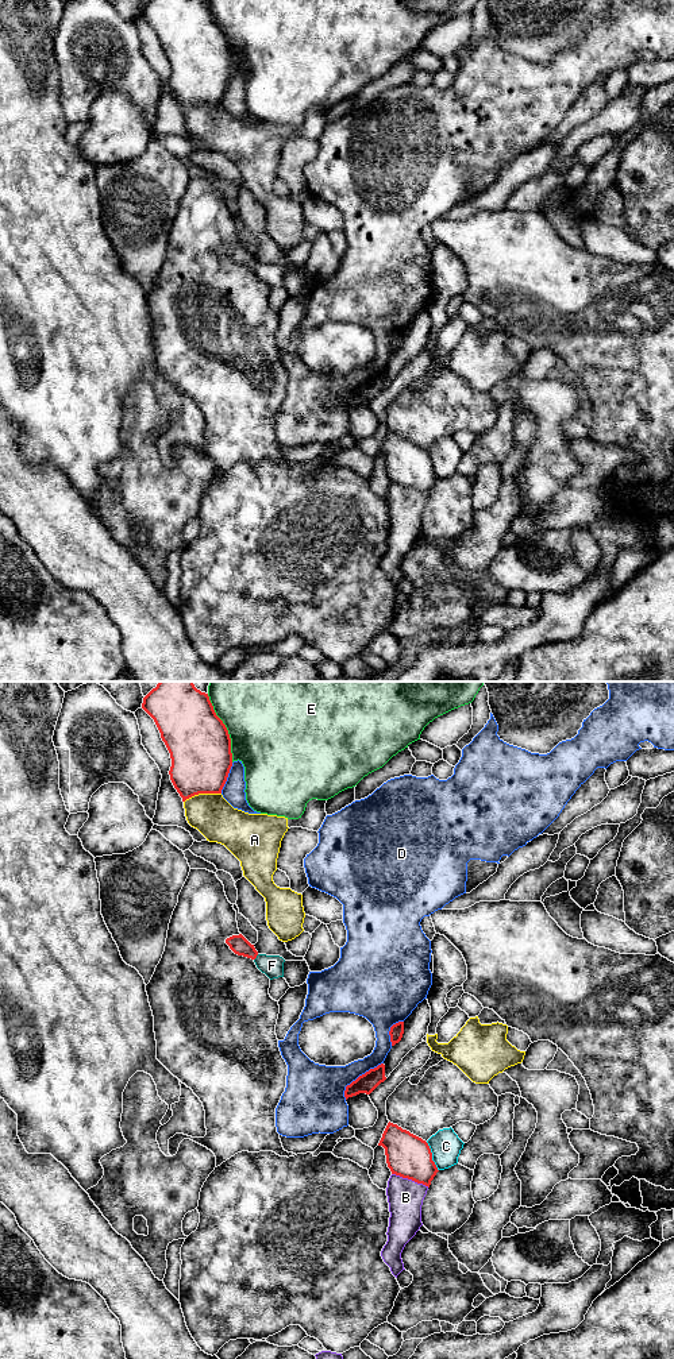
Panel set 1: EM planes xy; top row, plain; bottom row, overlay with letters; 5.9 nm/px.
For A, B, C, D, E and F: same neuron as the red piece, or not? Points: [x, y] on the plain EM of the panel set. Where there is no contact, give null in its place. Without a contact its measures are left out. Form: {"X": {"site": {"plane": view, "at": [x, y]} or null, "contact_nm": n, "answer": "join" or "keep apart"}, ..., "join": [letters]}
{"A": {"site": {"plane": "xy", "at": [201, 101]}, "contact_nm": 240, "answer": "keep apart"}, "B": {"site": {"plane": "xy", "at": [411, 487]}, "contact_nm": 240, "answer": "keep apart"}, "C": {"site": {"plane": "xy", "at": [431, 466]}, "contact_nm": 190, "answer": "keep apart"}, "D": {"site": {"plane": "xy", "at": [359, 385]}, "contact_nm": 320, "answer": "keep apart"}, "E": {"site": {"plane": "xy", "at": [226, 37]}, "contact_nm": 440, "answer": "keep apart"}, "F": {"site": {"plane": "xy", "at": [255, 266]}, "contact_nm": 50, "answer": "join"}, "join": ["F"]}

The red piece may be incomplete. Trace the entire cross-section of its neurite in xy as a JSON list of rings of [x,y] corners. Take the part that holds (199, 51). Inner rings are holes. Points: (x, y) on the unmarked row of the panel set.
[[[150,0],[142,18],[154,28],[165,51],[172,76],[170,89],[182,107],[199,103],[222,103],[232,76],[231,47],[216,24],[208,3],[201,0]]]

